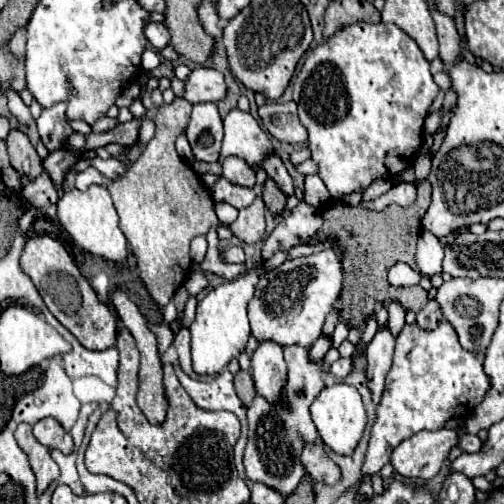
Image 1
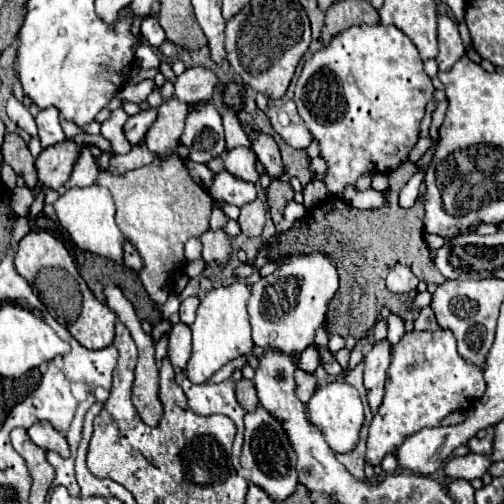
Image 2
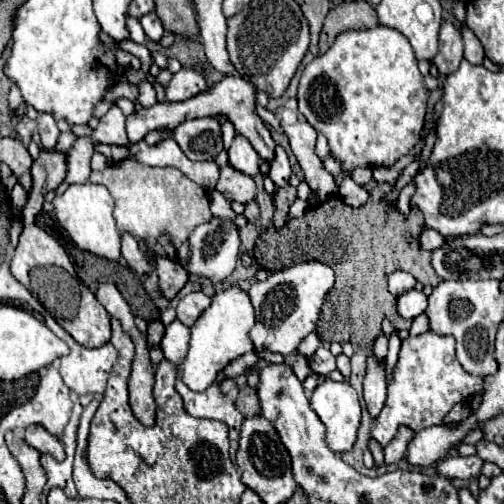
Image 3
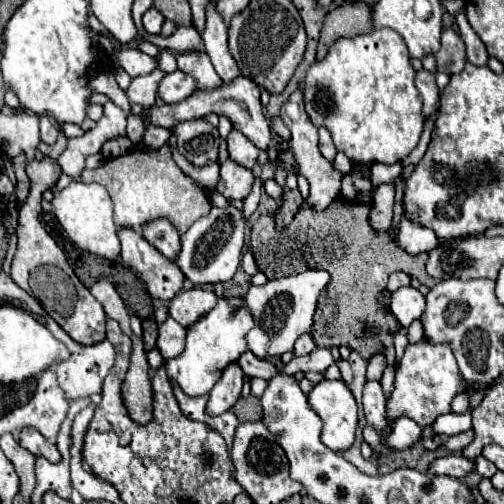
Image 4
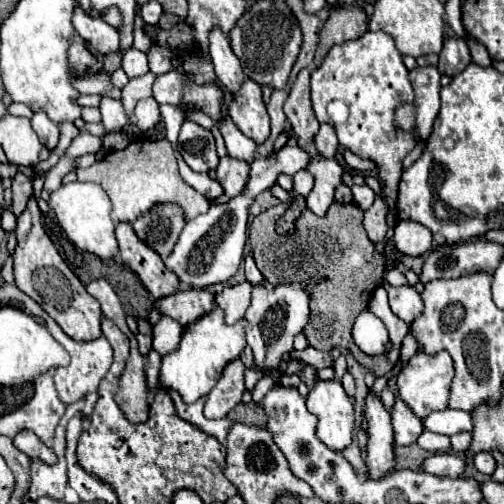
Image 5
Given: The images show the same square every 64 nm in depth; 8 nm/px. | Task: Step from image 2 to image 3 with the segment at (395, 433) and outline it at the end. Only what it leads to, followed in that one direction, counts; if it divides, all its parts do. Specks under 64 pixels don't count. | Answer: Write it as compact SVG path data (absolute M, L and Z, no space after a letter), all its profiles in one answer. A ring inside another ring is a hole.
M424 332L420 336L406 338L402 342L402 348L400 348L400 358L398 358L398 364L394 368L394 376L388 384L386 404L384 404L380 416L374 420L372 438L378 440L382 446L386 446L394 438L400 424L406 424L414 430L422 430L422 428L428 428L428 426L434 426L434 424L442 424L442 420L450 412L450 408L456 402L466 402L474 392L482 390L482 384L484 384L482 378L470 376L462 370L460 362L454 356L454 338L452 336L436 336L434 332Z

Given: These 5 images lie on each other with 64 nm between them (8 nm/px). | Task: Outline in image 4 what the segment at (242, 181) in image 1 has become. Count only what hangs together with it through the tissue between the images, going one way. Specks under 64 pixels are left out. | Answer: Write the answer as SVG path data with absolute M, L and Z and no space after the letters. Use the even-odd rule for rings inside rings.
M232 128L226 142L228 142L228 154L234 162L246 168L254 168L256 158L258 158L258 148L242 132Z

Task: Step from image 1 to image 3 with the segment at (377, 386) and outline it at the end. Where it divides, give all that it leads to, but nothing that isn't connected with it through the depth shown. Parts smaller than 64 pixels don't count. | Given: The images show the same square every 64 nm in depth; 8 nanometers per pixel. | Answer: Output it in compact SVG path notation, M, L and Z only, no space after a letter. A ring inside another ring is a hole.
M374 356L368 358L368 372L364 378L364 402L370 418L380 416L386 400L386 378L384 378L384 364L380 364Z

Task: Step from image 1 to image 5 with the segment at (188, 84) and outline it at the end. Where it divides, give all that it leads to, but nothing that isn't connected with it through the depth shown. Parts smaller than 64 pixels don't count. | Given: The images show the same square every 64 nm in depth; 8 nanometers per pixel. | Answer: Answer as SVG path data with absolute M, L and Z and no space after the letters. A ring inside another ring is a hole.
M170 70L154 80L152 98L158 104L180 104L182 98L182 74L178 70Z

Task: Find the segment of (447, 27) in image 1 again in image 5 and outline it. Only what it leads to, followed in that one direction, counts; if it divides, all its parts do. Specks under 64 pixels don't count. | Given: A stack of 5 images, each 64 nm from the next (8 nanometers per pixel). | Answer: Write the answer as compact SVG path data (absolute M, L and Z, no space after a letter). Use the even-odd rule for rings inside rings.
M446 38L444 48L440 52L438 70L450 78L458 76L472 62L470 50L462 38Z

